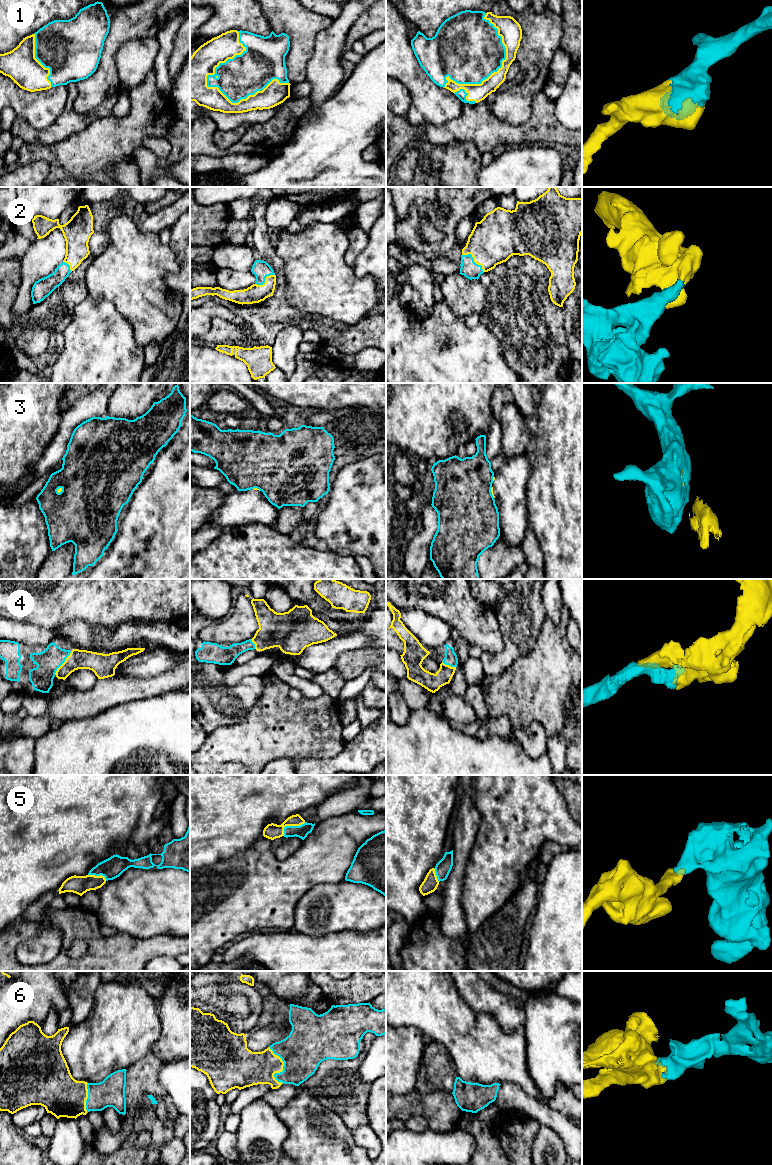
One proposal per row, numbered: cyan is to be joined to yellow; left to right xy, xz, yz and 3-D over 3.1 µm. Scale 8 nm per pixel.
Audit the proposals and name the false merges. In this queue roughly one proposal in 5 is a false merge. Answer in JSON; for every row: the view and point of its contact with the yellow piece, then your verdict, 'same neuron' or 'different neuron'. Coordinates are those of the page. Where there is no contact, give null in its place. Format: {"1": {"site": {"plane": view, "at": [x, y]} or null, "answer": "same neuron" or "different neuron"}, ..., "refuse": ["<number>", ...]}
{"1": {"site": {"plane": "xz", "at": [243, 99]}, "answer": "same neuron"}, "2": {"site": {"plane": "yz", "at": [474, 260]}, "answer": "same neuron"}, "3": {"site": {"plane": "xy", "at": [61, 490]}, "answer": "different neuron"}, "4": {"site": {"plane": "xy", "at": [63, 663]}, "answer": "same neuron"}, "5": {"site": {"plane": "xz", "at": [291, 825]}, "answer": "same neuron"}, "6": {"site": {"plane": "xz", "at": [282, 1068]}, "answer": "same neuron"}, "refuse": ["3"]}

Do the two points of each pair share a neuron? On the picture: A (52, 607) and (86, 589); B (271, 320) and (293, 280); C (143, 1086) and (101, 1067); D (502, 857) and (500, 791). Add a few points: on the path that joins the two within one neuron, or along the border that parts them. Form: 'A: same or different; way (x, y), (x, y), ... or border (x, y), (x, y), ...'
A: same; way (60, 599), (70, 589), (78, 589)
B: different; border (285, 299), (305, 313)
C: different; border (145, 1055), (126, 1069)
D: same; way (502, 841), (502, 807)

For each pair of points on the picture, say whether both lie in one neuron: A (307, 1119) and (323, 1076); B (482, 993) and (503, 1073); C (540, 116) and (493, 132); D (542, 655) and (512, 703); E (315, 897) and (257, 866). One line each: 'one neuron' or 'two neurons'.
A: two neurons
B: two neurons
C: one neuron
D: one neuron
E: two neurons

